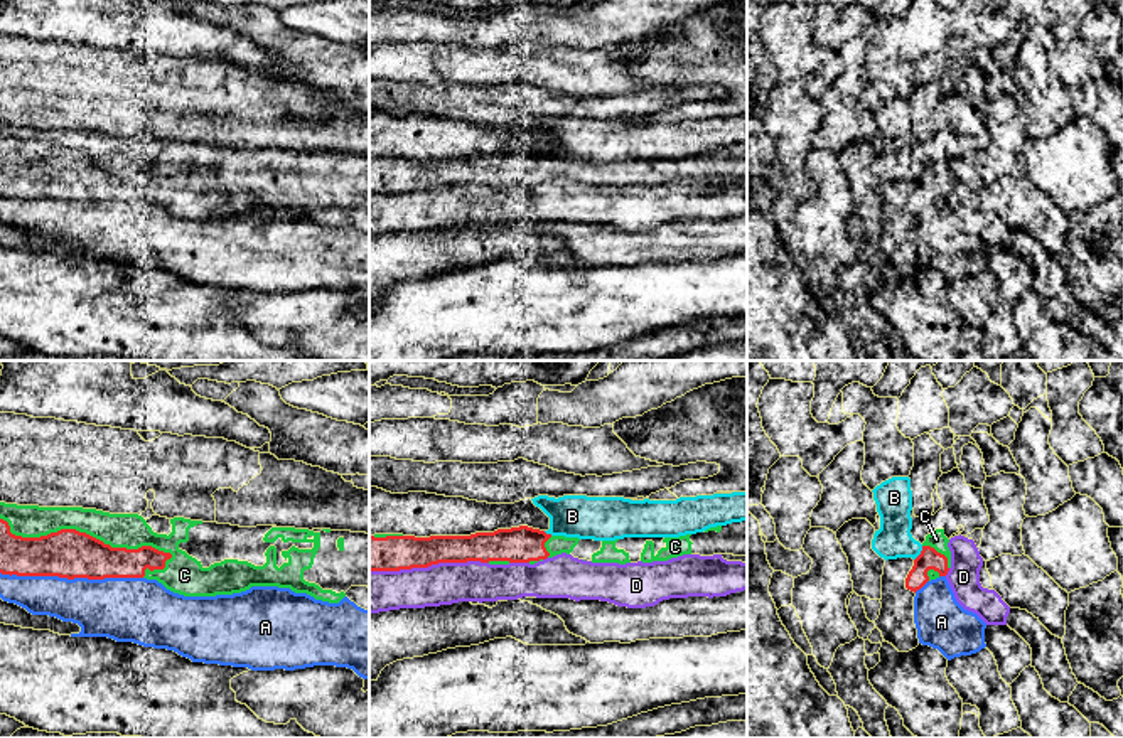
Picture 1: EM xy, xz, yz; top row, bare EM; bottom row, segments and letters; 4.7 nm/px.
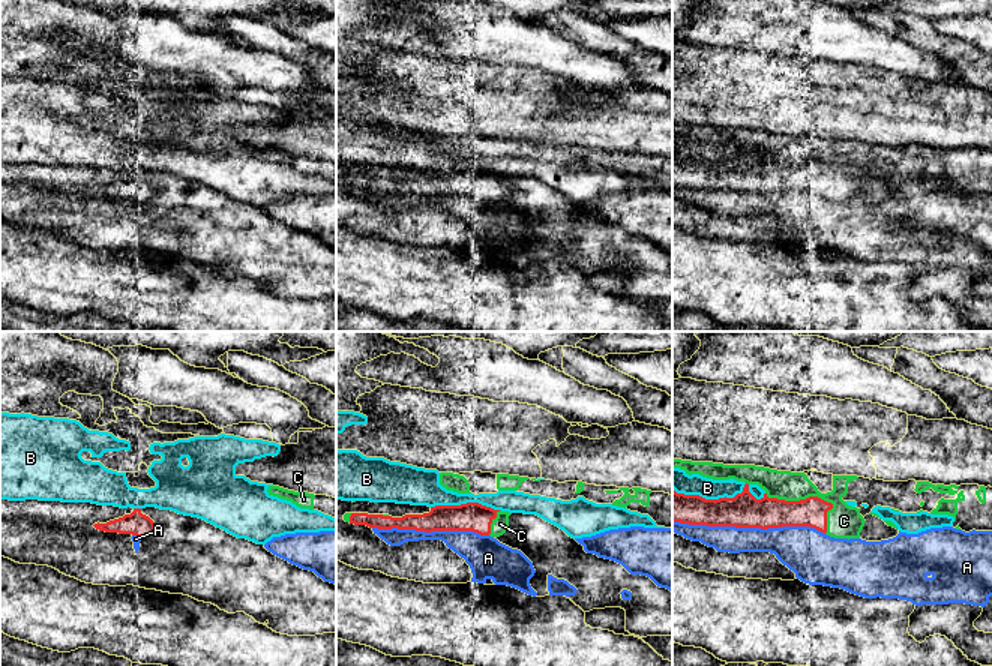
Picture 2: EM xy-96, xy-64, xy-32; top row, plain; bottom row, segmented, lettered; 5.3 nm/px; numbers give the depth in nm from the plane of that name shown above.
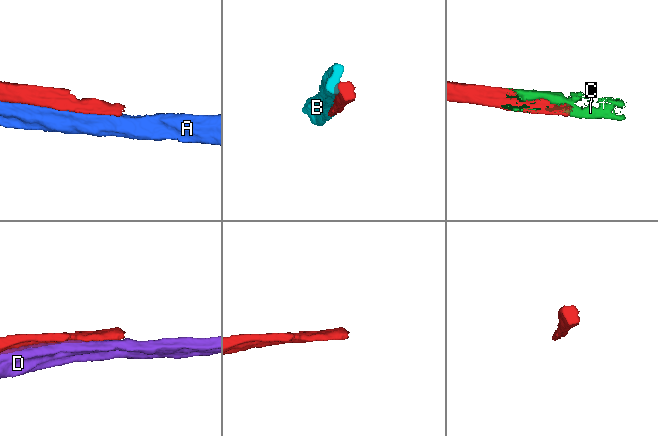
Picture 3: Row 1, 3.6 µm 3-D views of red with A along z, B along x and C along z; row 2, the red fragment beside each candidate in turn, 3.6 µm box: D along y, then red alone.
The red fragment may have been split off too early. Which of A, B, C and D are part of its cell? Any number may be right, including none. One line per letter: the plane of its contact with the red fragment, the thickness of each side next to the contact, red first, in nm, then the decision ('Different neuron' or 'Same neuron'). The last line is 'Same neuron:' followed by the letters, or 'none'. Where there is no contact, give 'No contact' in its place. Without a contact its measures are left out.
A: Touches red in xy. Thickness 240 nm (red) against 280 nm. Different neuron
B: Touches red in yz. Thickness 100 nm (red) against 170 nm. Different neuron
C: Touches red in xy. Thickness 240 nm (red) against 170 nm. Same neuron
D: Touches red in xz. Thickness 170 nm (red) against 200 nm. Different neuron
Same neuron: C

